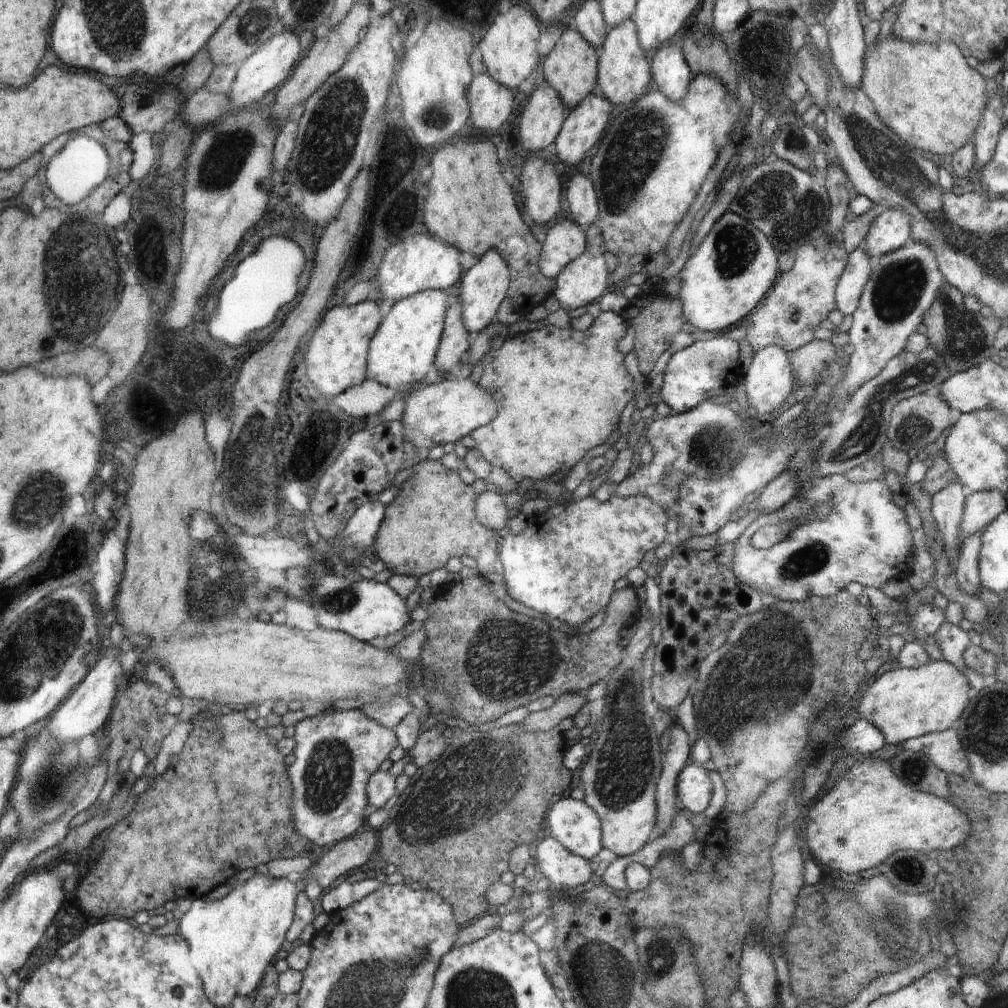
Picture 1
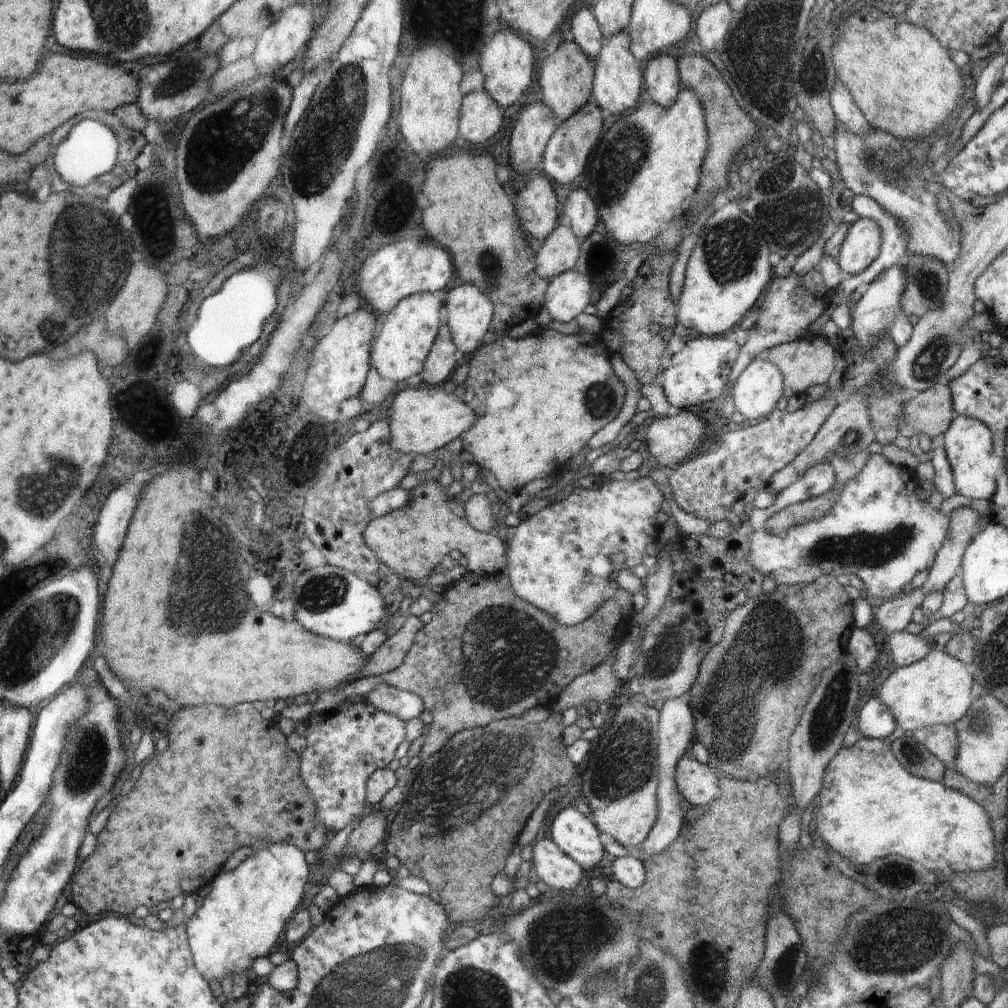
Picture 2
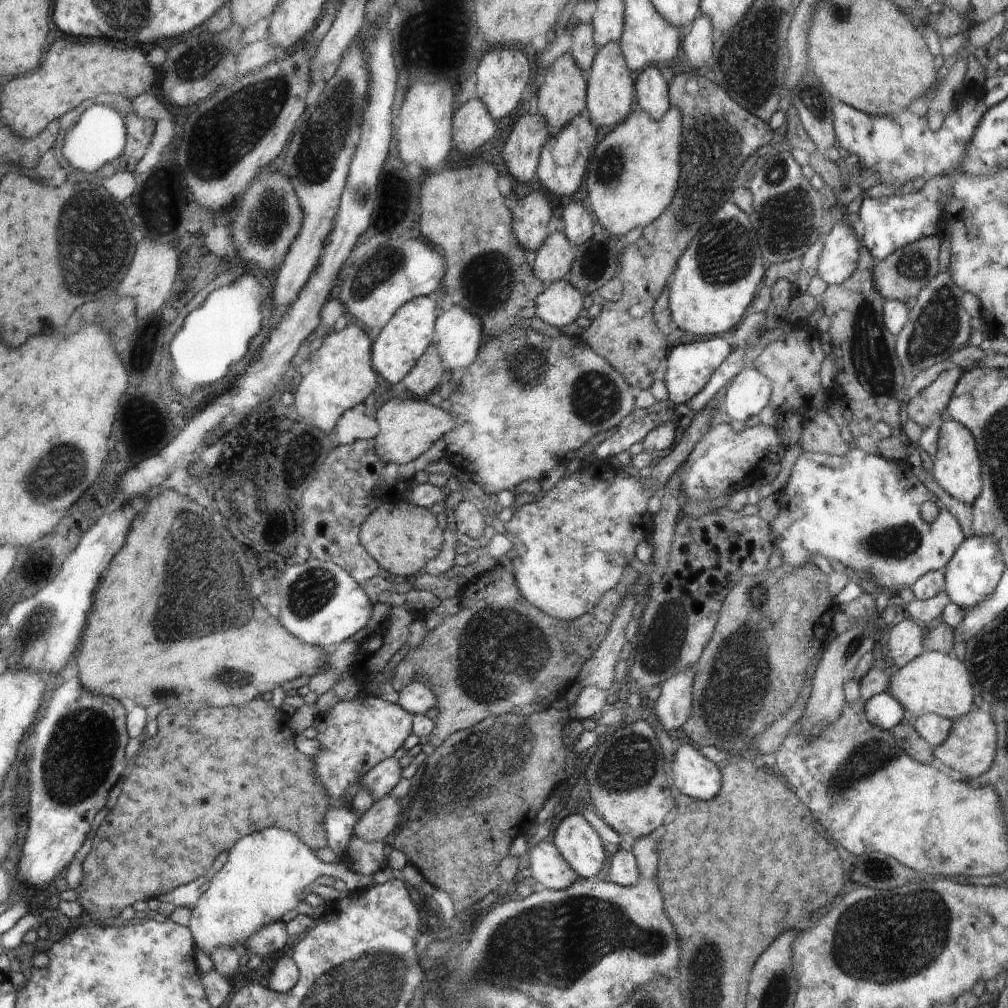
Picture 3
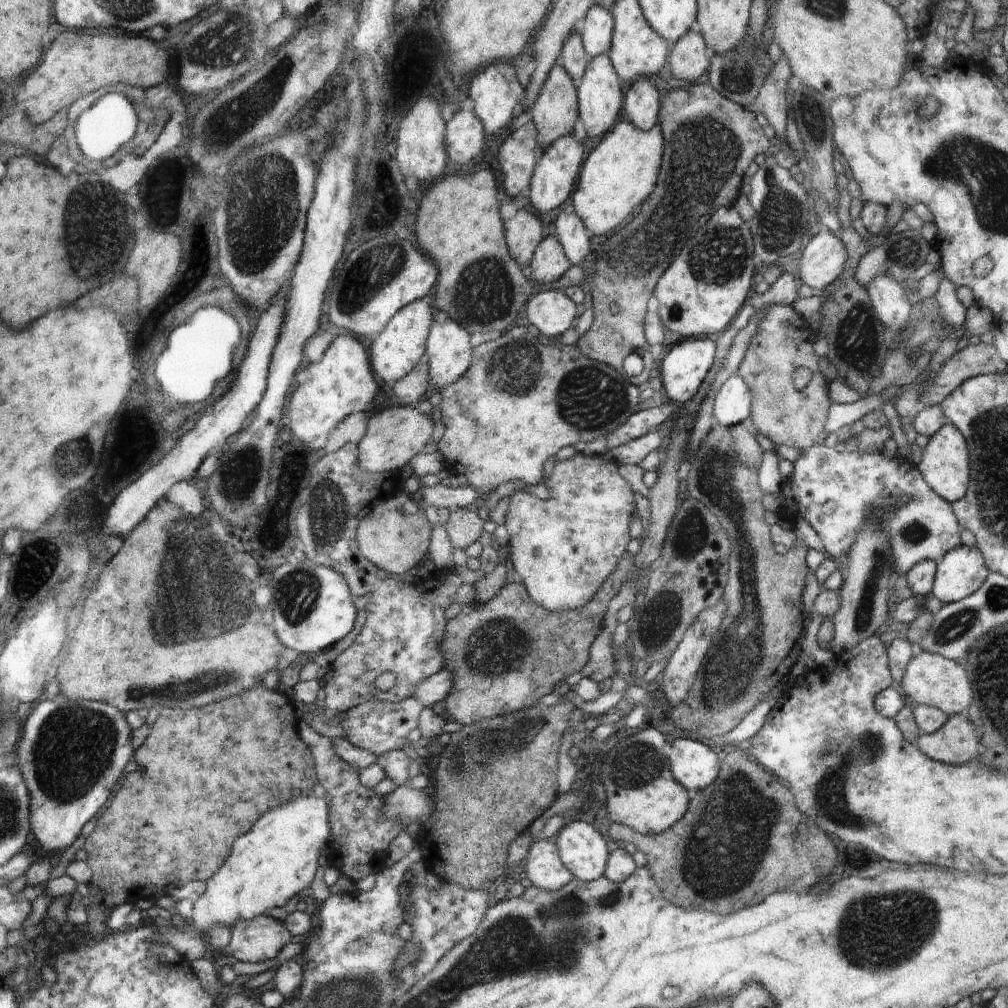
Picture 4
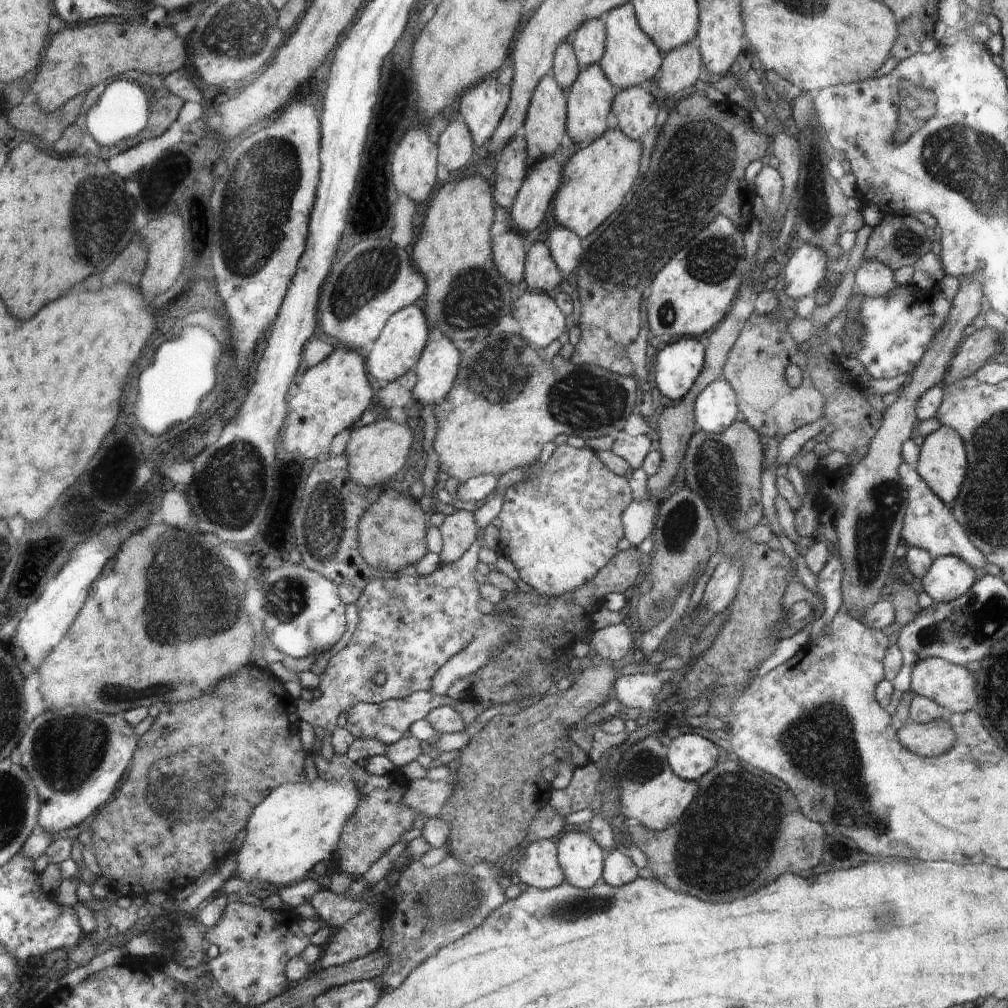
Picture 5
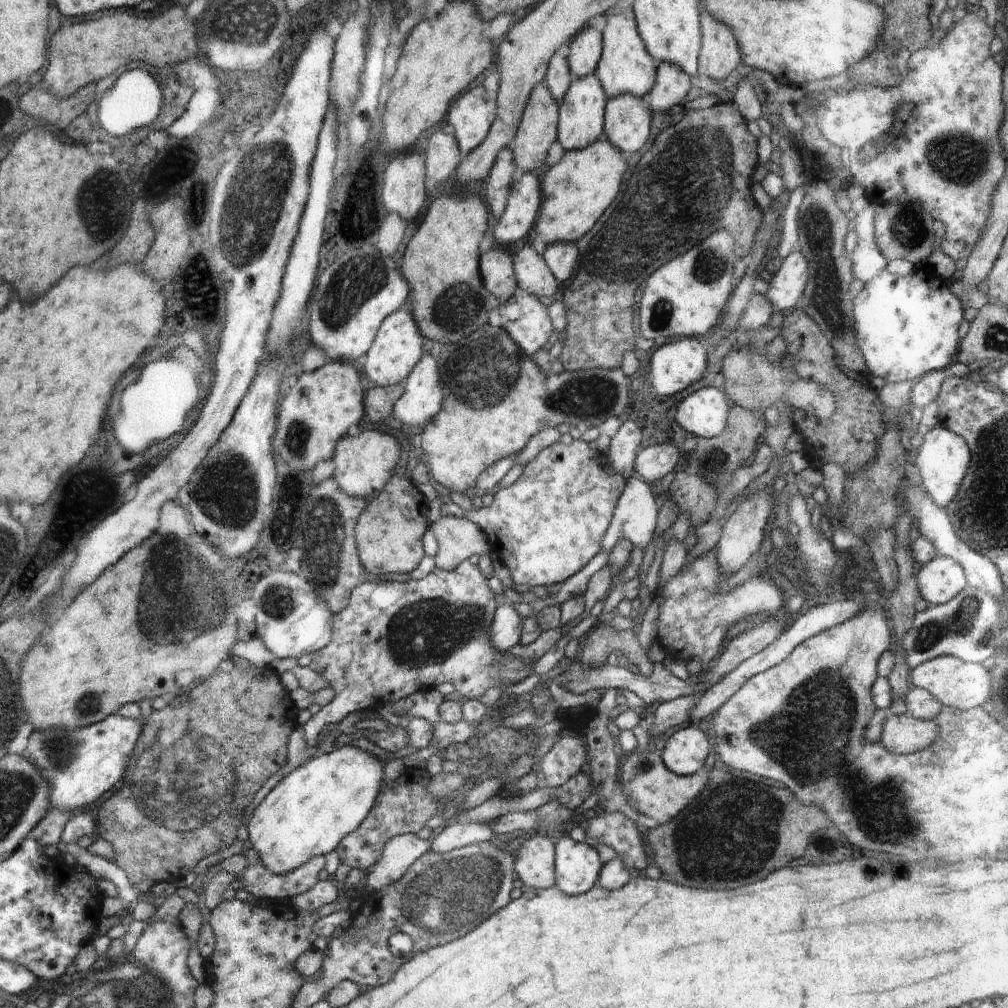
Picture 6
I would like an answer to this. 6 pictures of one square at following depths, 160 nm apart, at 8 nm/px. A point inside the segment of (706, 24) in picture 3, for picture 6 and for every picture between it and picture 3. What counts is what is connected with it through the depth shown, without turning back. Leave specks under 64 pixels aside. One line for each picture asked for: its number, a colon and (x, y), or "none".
4: (689, 60)
5: (681, 68)
6: (672, 84)

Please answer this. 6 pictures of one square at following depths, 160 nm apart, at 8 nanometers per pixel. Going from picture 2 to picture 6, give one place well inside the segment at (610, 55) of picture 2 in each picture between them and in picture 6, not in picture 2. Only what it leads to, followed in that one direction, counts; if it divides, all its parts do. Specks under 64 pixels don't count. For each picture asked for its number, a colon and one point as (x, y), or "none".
3: (610, 91)
4: (600, 96)
5: (590, 98)
6: (582, 108)

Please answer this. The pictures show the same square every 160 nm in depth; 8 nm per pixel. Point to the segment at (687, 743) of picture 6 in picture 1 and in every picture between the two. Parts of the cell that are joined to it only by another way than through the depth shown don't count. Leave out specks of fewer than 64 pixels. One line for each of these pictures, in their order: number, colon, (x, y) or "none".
1: (694, 788)
2: (697, 783)
3: (694, 775)
4: (694, 765)
5: (690, 756)

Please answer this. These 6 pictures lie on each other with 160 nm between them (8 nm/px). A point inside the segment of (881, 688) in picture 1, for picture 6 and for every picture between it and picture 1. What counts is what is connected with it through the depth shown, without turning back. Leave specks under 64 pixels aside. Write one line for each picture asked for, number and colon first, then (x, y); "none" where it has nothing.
2: (936, 690)
3: (934, 682)
4: (929, 679)
5: (952, 686)
6: (954, 682)

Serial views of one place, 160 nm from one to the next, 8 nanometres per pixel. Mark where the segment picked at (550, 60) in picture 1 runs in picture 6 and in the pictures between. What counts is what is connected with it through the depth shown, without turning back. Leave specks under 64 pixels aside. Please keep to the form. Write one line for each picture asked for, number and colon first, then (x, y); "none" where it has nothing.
2: (566, 75)
3: (563, 95)
4: (555, 110)
5: (546, 122)
6: (537, 132)

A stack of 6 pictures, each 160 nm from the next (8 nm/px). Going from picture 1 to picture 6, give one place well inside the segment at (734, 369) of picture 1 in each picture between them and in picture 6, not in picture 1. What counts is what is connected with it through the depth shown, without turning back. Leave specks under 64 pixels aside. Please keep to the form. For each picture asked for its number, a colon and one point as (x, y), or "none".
2: (698, 373)
3: (689, 367)
4: (684, 368)
5: (677, 365)
6: (674, 366)

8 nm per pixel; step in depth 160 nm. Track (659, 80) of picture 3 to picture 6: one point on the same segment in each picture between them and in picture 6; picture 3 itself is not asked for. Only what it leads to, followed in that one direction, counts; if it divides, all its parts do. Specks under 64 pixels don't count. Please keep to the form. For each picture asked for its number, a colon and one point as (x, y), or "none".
4: (643, 101)
5: (635, 111)
6: (628, 121)

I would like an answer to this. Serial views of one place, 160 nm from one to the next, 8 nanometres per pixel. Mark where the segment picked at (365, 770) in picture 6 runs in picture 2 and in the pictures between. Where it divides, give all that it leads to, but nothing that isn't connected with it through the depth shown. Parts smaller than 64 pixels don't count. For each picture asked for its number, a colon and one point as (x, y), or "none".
2: (242, 918)
3: (265, 874)
4: (278, 858)
5: (298, 825)

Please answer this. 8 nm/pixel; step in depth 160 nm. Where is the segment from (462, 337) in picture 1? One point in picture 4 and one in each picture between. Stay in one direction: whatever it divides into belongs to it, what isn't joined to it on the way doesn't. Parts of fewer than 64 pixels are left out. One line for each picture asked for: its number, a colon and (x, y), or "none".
2: (441, 361)
3: (424, 377)
4: (409, 389)

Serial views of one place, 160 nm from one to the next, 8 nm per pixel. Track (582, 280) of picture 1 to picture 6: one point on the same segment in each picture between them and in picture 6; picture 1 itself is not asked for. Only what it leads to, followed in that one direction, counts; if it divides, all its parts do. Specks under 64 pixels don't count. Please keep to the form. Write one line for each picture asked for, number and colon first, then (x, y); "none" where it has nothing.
2: (569, 292)
3: (560, 304)
4: (550, 311)
5: (542, 321)
6: (526, 319)

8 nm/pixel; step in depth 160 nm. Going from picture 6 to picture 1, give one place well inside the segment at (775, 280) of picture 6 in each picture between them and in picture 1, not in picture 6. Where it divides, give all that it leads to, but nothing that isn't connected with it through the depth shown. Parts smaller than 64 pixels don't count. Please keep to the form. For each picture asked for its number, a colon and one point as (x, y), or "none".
1: (890, 230)
2: (862, 244)
3: (839, 258)
4: (822, 261)
5: (804, 272)

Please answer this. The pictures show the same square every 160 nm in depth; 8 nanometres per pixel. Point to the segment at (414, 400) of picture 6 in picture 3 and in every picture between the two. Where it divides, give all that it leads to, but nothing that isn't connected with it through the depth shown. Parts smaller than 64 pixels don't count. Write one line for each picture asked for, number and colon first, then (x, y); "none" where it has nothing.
3: (458, 331)
4: (448, 351)
5: (438, 368)

